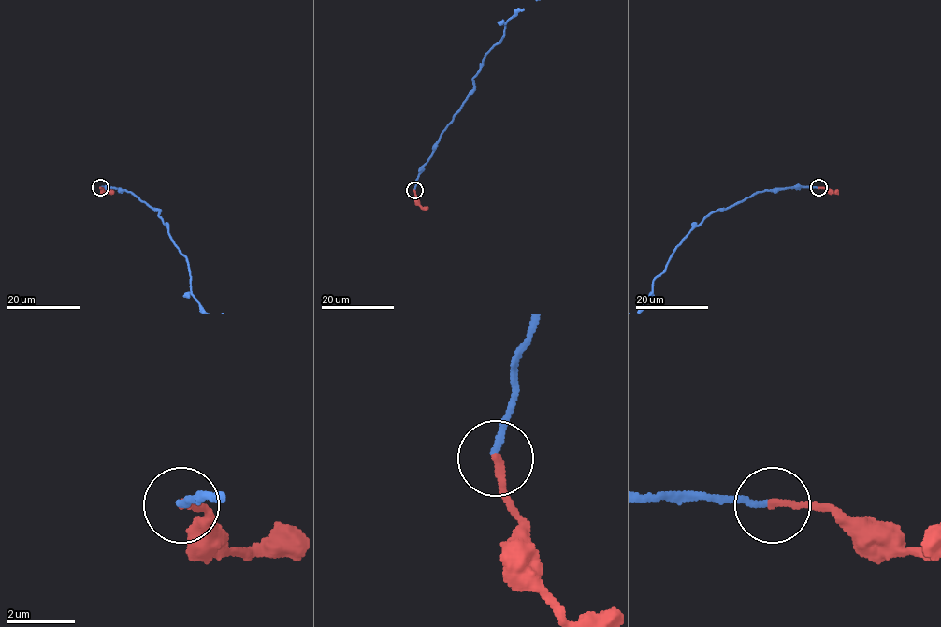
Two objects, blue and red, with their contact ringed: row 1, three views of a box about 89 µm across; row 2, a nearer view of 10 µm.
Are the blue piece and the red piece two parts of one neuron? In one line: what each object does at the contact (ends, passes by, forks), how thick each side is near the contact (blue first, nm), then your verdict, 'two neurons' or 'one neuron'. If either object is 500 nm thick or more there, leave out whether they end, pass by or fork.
blue ends; red ends; calibres 180 and 240 nm; one neuron

